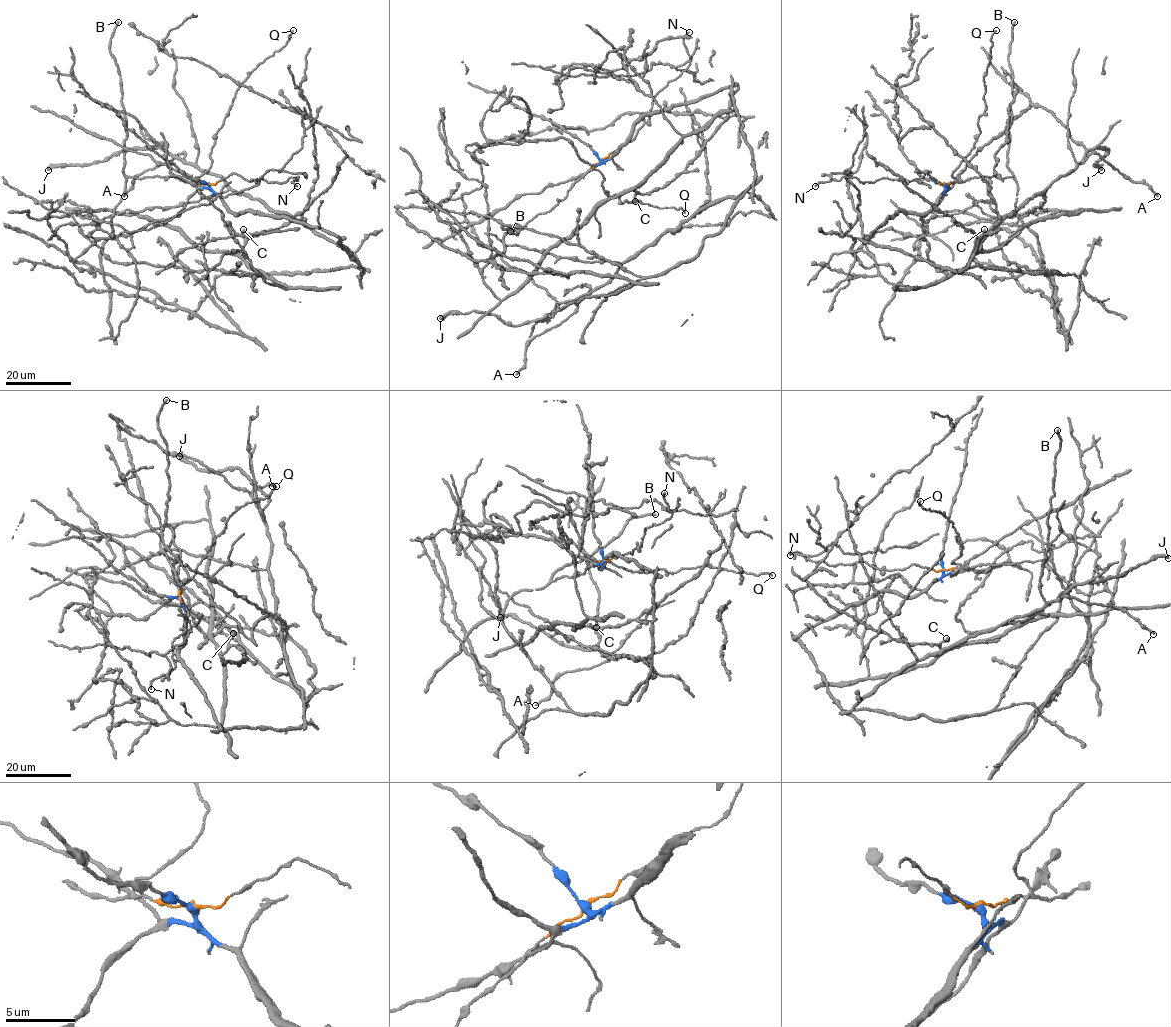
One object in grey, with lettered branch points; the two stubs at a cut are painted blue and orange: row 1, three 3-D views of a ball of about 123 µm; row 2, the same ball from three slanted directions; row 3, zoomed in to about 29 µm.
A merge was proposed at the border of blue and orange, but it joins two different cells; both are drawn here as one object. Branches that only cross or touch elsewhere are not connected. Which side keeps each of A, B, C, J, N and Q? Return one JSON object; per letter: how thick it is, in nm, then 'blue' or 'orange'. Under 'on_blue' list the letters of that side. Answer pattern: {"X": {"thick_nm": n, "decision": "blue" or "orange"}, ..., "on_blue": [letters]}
{"A": {"thick_nm": 200, "decision": "blue"}, "B": {"thick_nm": 260, "decision": "orange"}, "C": {"thick_nm": 550, "decision": "blue"}, "J": {"thick_nm": 420, "decision": "blue"}, "N": {"thick_nm": 150, "decision": "orange"}, "Q": {"thick_nm": 140, "decision": "orange"}, "on_blue": ["A", "C", "J"]}

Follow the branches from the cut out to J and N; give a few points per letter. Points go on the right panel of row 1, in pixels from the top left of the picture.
J: (943, 183), (925, 233), (990, 201), (1008, 261), (1060, 273), (968, 261), (1095, 147), (1101, 170)
N: (943, 183), (927, 173), (910, 181), (883, 178), (862, 183), (855, 177), (843, 177), (815, 186)

